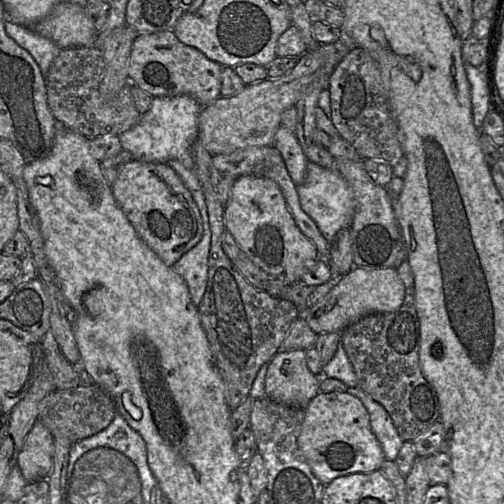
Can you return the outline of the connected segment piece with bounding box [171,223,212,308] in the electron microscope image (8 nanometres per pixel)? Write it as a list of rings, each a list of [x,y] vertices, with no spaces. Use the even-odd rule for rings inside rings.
[[[203,223],[201,240],[171,267],[185,280],[191,299],[197,308],[202,301],[208,282],[211,235],[209,223]]]

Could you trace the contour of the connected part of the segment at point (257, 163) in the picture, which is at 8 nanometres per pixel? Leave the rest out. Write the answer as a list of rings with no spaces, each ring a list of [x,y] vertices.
[[[273,145],[255,146],[239,149],[229,154],[214,155],[210,165],[210,177],[216,195],[222,205],[225,206],[227,203],[235,181],[239,177],[245,175],[268,178],[273,180],[278,185],[298,228],[314,243],[320,259],[327,259],[329,256],[331,243],[324,238],[315,222],[301,208],[297,186],[291,179],[279,150]]]

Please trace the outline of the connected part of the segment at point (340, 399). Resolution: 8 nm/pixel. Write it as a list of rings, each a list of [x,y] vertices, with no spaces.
[[[319,392],[308,403],[297,444],[313,475],[327,485],[335,478],[379,470],[385,460],[370,426],[369,414],[357,397],[346,392]]]

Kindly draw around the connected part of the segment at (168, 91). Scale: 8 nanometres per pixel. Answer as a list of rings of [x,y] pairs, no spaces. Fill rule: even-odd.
[[[167,30],[136,36],[129,57],[128,74],[132,84],[153,97],[186,94],[204,107],[221,96],[222,67],[197,48],[182,43],[173,30]]]

